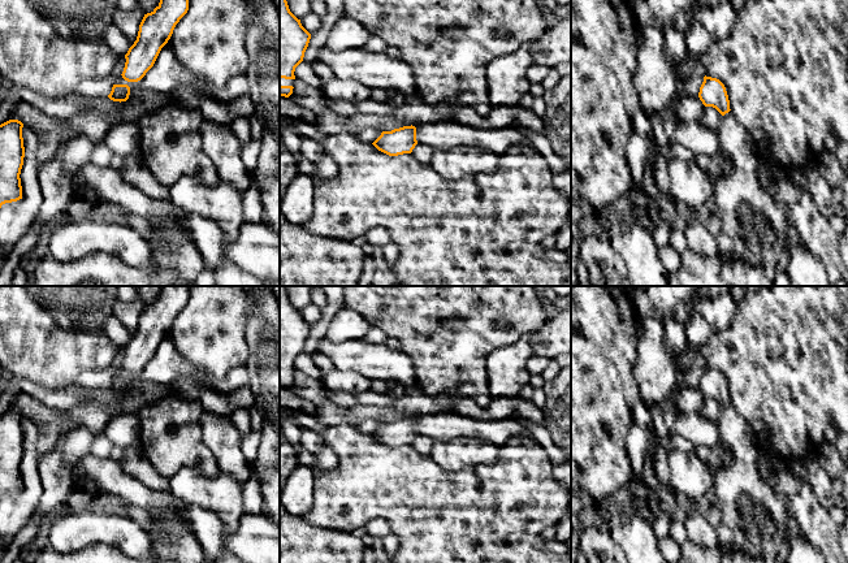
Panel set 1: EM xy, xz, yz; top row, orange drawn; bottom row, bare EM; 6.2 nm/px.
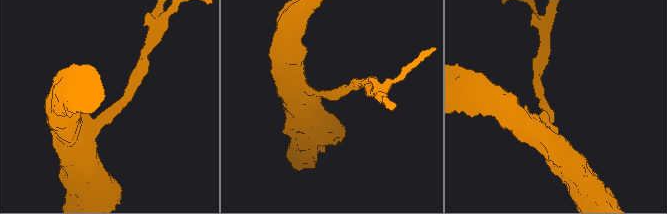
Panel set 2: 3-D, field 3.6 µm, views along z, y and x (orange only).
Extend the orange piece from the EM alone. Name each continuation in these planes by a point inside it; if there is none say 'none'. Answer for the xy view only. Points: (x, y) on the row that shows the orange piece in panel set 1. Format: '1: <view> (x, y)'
none

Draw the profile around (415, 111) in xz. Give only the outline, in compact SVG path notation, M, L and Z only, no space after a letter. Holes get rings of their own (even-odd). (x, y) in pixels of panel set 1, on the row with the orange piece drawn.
M416 94L408 95L404 104L391 114L362 114L345 118L332 111L316 116L316 127L325 135L336 133L359 134L367 127L391 131L403 126L416 126L432 121L455 121L479 129L506 129L520 125L535 133L544 134L542 118L532 111L515 107L493 107L488 116L481 117L470 107L454 107L447 101L428 104Z

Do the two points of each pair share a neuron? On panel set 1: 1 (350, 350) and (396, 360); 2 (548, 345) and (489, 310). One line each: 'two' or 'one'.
1: one
2: two

